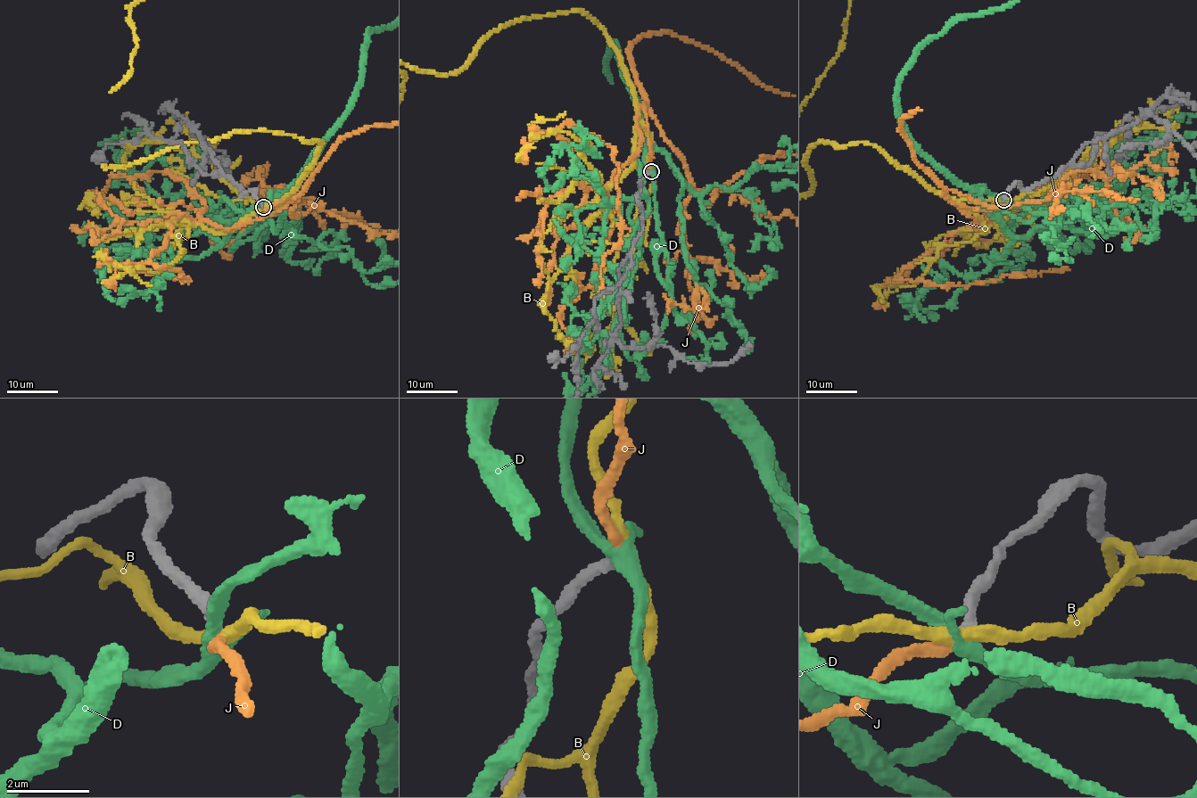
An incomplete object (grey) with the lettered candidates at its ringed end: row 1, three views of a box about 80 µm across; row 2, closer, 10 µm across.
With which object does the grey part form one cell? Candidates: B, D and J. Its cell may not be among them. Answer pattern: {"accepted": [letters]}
{"accepted": ["J"]}

